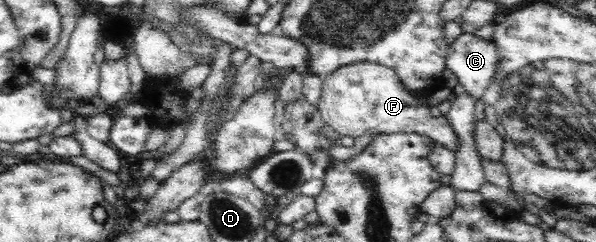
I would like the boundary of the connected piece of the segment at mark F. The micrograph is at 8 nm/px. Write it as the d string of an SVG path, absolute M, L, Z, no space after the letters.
M353 63L322 78L322 94L320 94L318 111L321 114L322 121L334 128L334 131L342 137L357 138L364 134L379 135L394 134L394 132L424 134L446 150L458 152L458 148L460 148L459 137L456 135L455 129L452 128L452 124L444 115L435 118L428 108L419 107L417 99L418 95L409 92L394 70L375 63Z

